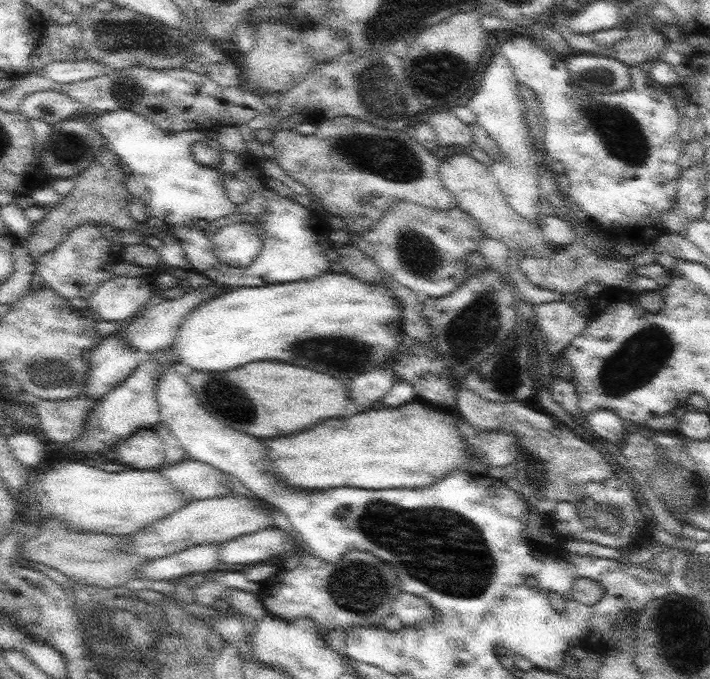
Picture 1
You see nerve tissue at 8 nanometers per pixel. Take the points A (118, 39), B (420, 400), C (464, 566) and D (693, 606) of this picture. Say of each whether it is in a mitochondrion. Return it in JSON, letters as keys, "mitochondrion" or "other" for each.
{"A":"mitochondrion","B":"other","C":"mitochondrion","D":"mitochondrion"}

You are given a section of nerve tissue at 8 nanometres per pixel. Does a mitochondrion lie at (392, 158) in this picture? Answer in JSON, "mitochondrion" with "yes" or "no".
{"mitochondrion":"yes"}

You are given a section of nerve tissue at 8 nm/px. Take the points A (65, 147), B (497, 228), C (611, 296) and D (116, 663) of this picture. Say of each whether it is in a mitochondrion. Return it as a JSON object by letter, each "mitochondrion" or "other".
{"A":"mitochondrion","B":"other","C":"mitochondrion","D":"mitochondrion"}

